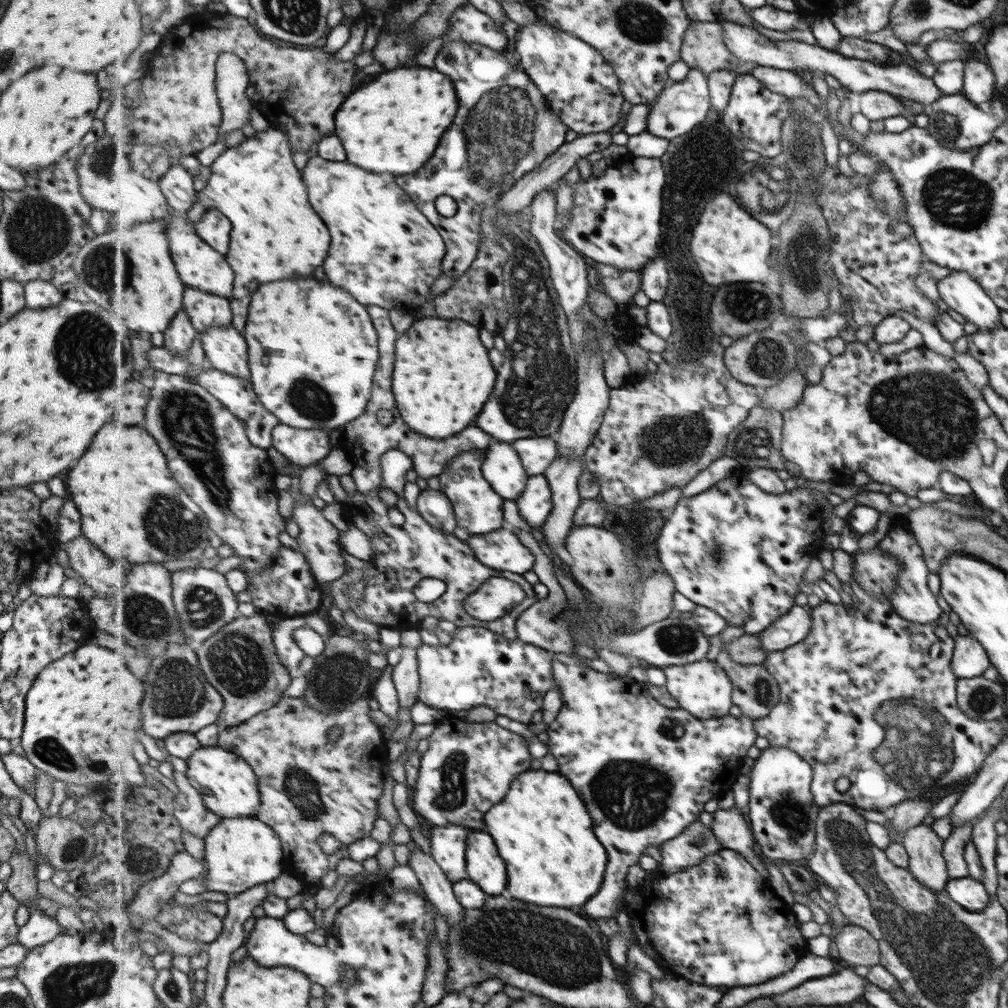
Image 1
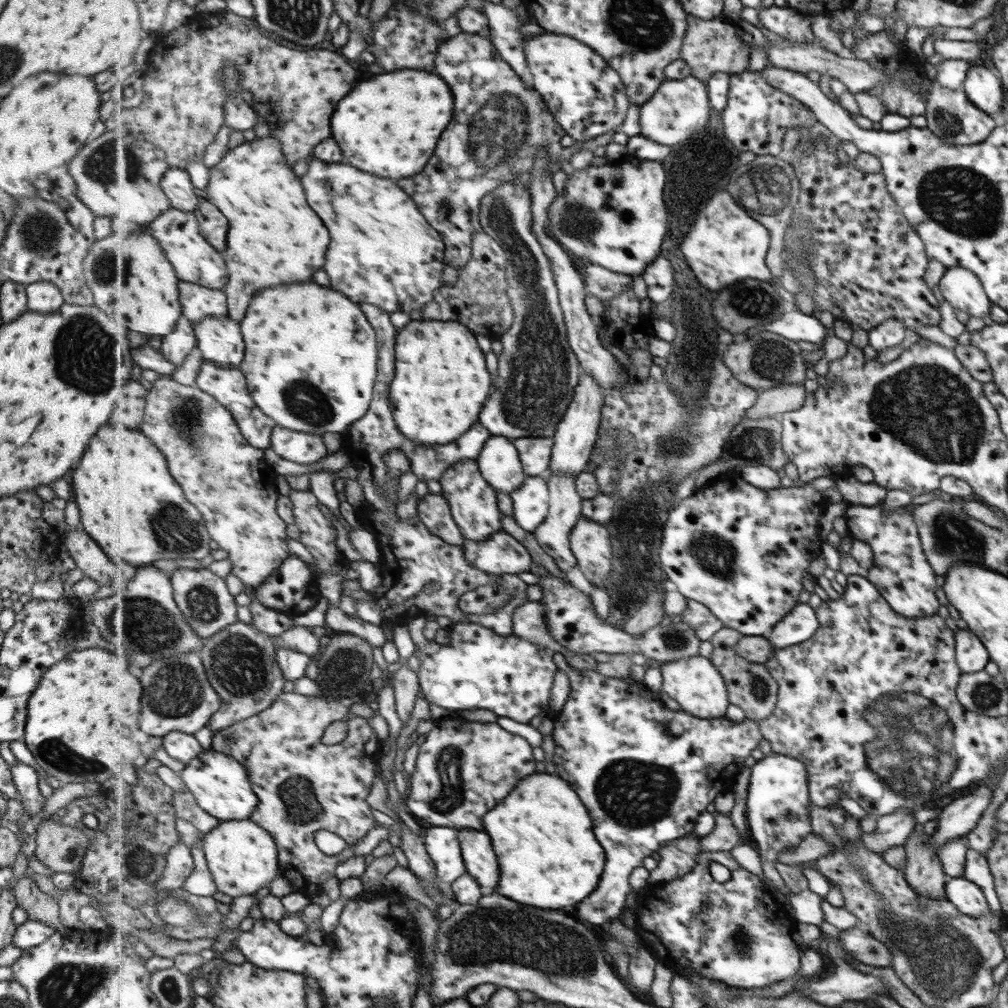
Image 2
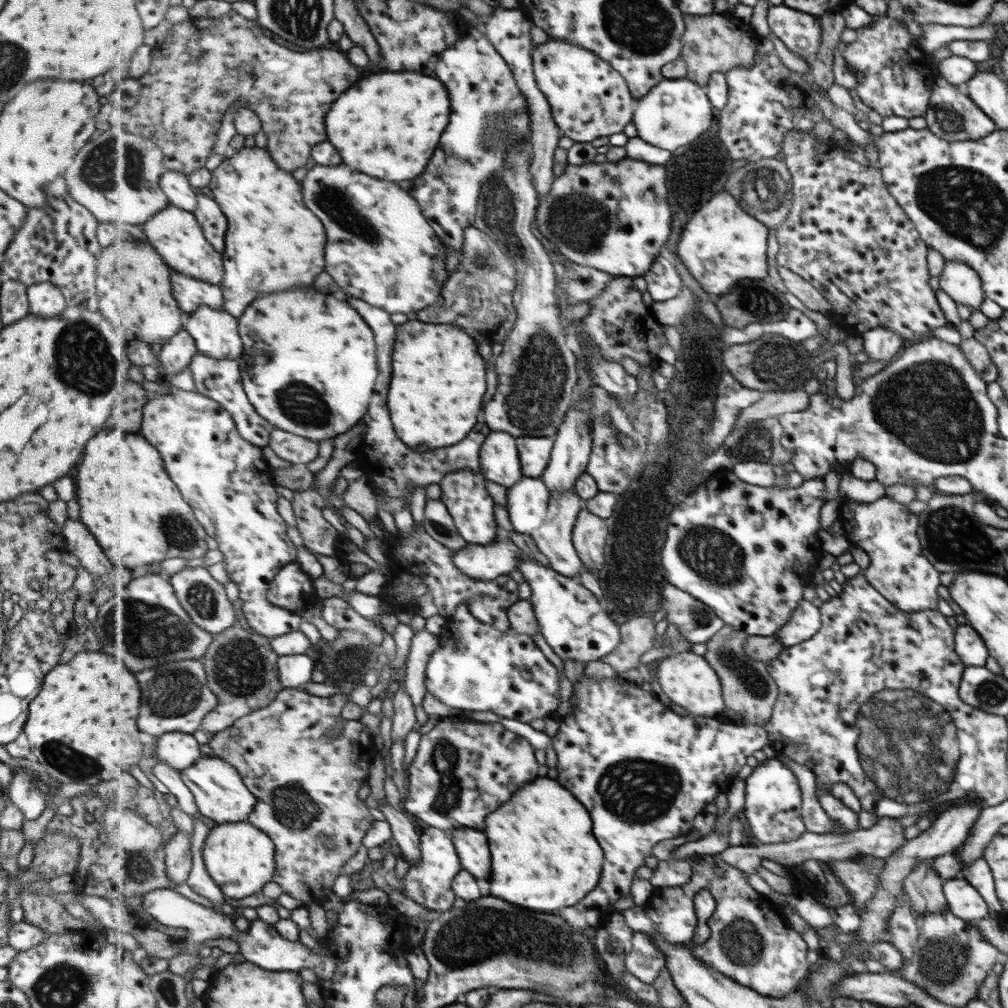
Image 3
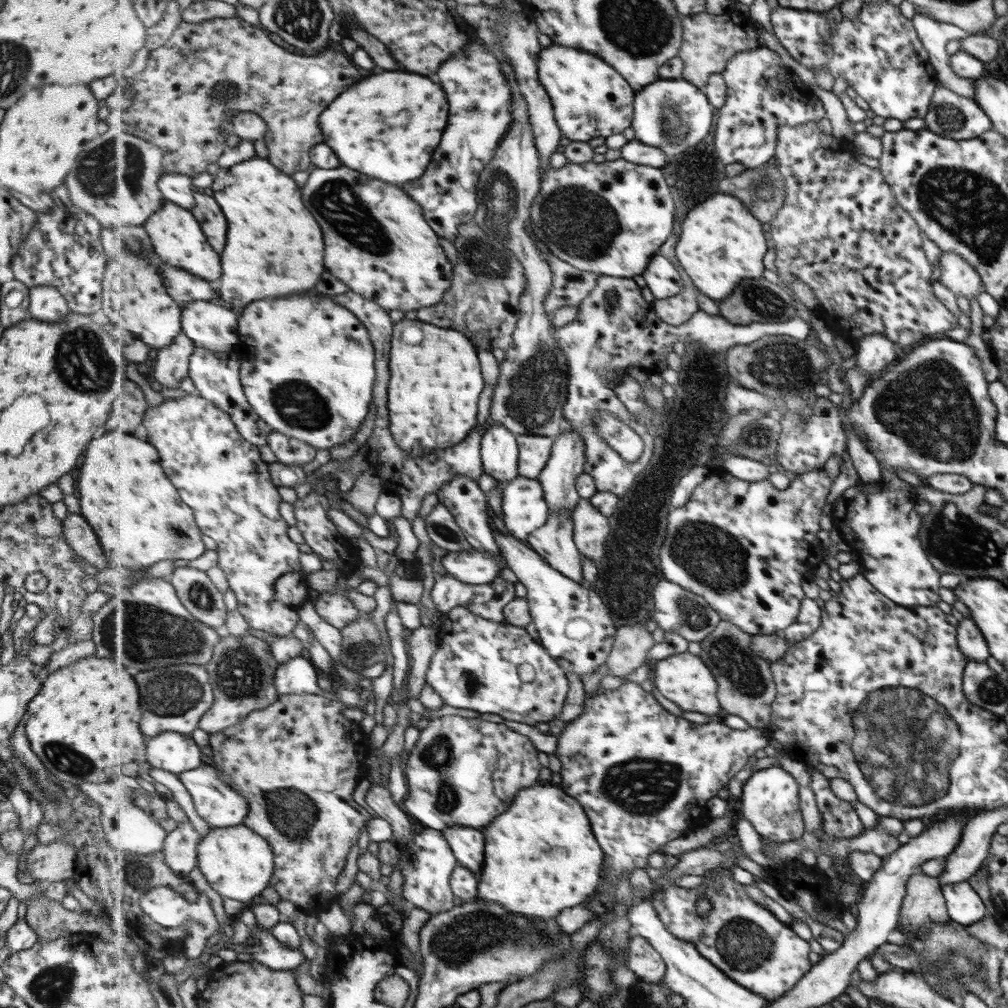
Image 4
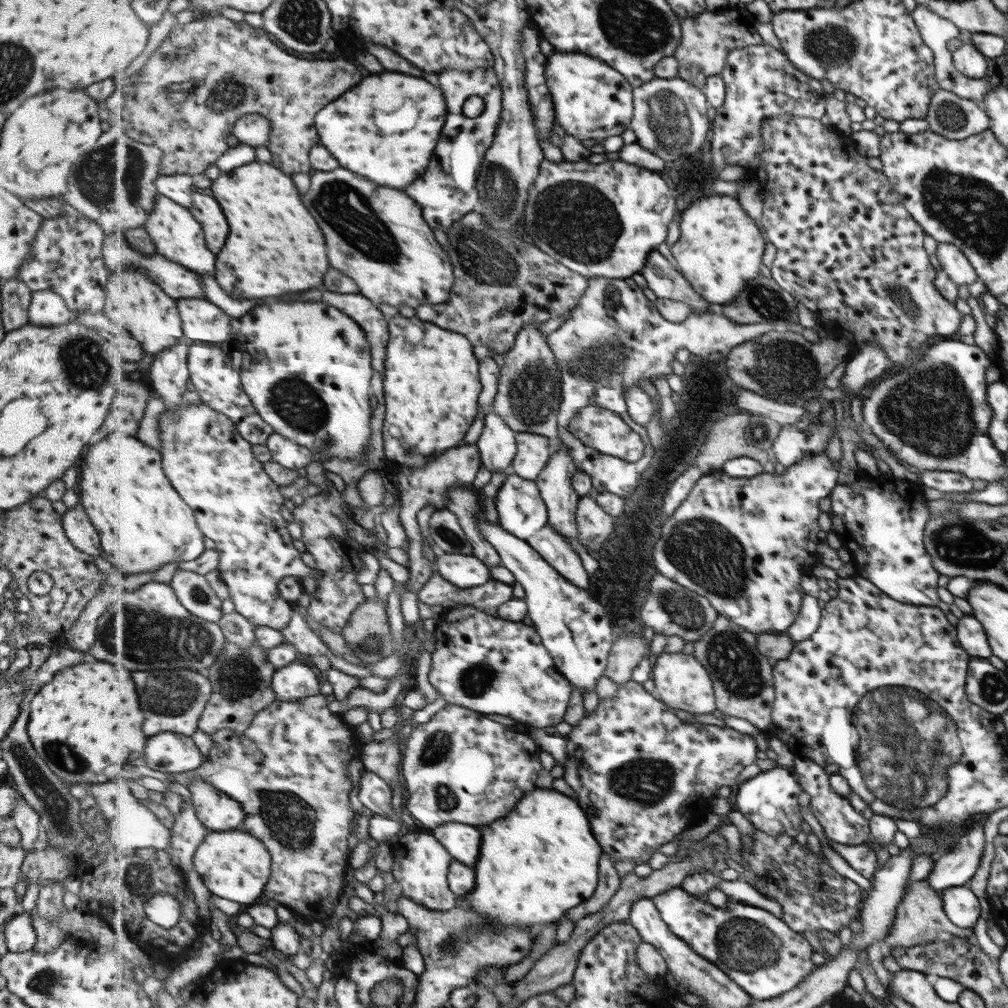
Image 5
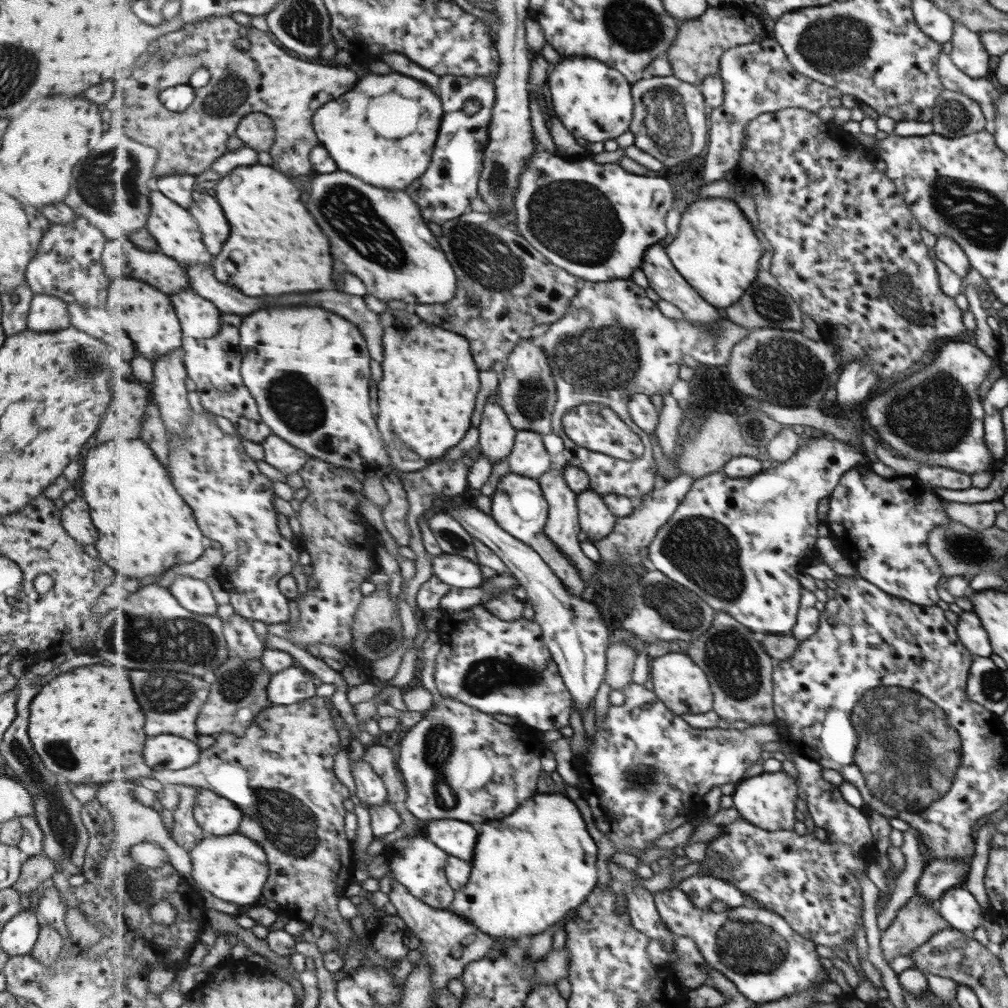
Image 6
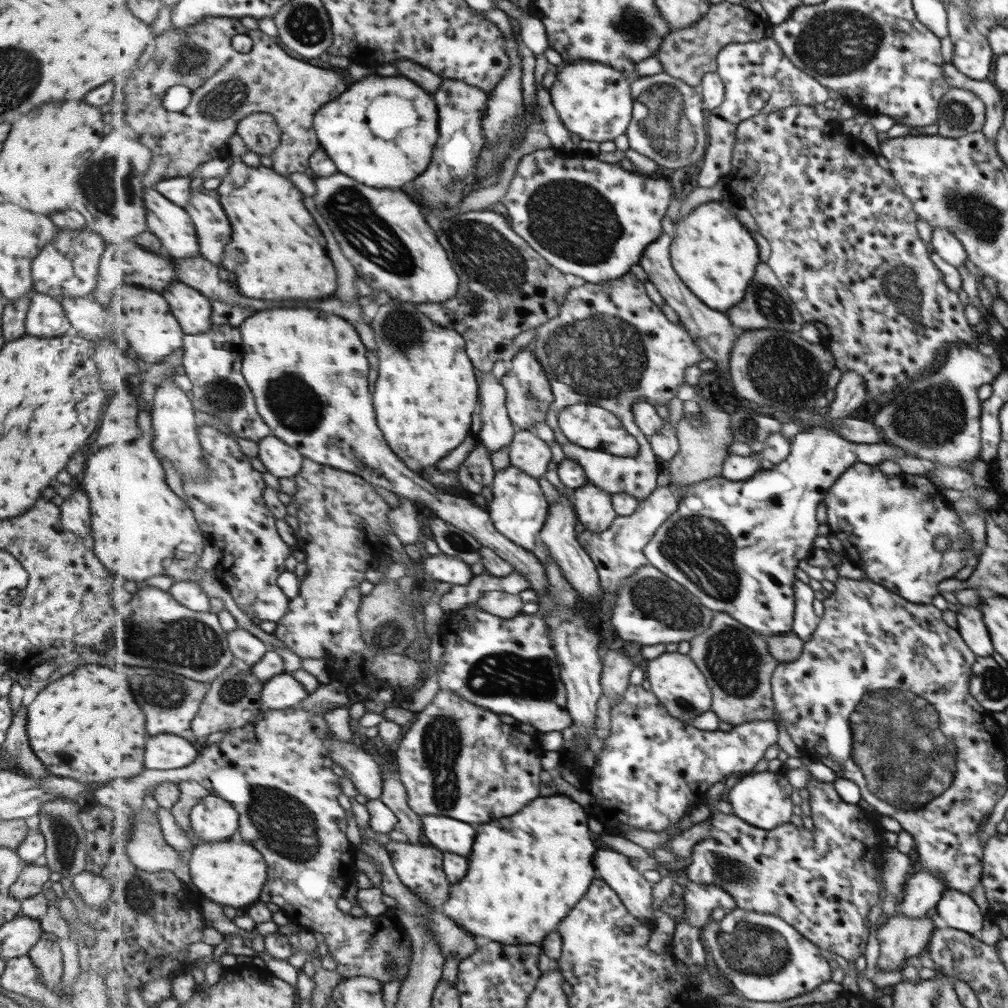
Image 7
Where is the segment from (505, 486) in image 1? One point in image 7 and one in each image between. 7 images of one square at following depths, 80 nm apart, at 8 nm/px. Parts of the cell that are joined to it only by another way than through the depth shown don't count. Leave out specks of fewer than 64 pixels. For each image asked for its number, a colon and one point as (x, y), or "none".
2: (500, 462)
3: (500, 460)
4: (500, 447)
5: (498, 443)
6: (497, 436)
7: (497, 432)

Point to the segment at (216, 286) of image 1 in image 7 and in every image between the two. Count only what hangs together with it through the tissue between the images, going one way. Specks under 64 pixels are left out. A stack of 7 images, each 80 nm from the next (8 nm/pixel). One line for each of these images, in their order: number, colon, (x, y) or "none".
2: (195, 259)
3: (176, 233)
4: (178, 237)
5: (177, 234)
6: (179, 235)
7: (171, 222)

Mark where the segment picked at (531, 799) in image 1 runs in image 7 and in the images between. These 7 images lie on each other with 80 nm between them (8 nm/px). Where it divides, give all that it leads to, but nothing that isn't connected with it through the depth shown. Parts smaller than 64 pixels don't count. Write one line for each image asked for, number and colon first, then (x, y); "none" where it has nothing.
2: (543, 833)
3: (546, 856)
4: (541, 856)
5: (542, 860)
6: (529, 870)
7: (527, 873)

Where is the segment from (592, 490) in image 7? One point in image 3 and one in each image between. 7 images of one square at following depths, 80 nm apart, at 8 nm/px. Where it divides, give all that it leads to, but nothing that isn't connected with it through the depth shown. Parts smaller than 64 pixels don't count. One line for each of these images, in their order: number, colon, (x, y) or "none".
3: (590, 535)
4: (591, 527)
5: (595, 524)
6: (597, 521)

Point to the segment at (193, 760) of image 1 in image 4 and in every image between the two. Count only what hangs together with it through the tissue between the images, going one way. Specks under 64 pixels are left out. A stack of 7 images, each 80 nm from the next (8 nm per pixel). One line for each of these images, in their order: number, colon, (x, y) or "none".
2: (222, 786)
3: (220, 793)
4: (220, 805)

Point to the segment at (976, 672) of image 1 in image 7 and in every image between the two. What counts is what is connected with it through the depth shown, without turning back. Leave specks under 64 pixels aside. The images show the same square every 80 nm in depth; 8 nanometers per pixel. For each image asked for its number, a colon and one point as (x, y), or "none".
2: (971, 656)
3: (969, 647)
4: (970, 642)
5: (970, 634)
6: (972, 635)
7: (970, 626)

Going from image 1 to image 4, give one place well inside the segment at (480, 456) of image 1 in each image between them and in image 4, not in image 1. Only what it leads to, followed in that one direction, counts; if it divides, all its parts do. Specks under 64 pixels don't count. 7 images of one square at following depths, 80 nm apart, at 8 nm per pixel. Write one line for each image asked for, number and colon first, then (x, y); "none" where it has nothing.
2: (475, 506)
3: (465, 492)
4: (463, 496)

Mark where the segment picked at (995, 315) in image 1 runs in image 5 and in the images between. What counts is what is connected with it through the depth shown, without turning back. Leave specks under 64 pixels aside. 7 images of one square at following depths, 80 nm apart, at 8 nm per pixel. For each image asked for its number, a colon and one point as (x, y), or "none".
2: (959, 286)
3: (957, 280)
4: (954, 273)
5: (951, 261)

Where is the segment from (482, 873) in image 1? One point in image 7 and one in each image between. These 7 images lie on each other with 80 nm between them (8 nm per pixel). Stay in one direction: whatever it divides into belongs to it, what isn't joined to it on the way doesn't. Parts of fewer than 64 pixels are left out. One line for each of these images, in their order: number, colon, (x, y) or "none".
2: (481, 861)
3: (472, 845)
4: (469, 844)
5: (464, 842)
6: (460, 839)
7: (448, 834)

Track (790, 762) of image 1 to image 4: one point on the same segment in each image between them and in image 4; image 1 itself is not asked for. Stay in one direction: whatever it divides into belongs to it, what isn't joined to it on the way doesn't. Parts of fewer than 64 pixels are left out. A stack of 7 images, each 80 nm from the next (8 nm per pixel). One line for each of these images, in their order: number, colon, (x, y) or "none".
2: (778, 807)
3: (773, 807)
4: (769, 797)

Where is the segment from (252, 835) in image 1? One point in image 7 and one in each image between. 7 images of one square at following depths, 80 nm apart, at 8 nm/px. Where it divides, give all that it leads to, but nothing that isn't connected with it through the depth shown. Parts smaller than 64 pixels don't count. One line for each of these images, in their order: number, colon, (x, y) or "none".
2: (243, 857)
3: (241, 858)
4: (239, 863)
5: (234, 865)
6: (235, 869)
7: (232, 873)

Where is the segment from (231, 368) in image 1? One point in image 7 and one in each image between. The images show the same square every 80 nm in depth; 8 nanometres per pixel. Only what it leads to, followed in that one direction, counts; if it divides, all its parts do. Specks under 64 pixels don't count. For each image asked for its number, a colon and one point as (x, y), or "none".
2: (220, 339)
3: (217, 335)
4: (213, 327)
5: (203, 321)
6: (201, 319)
7: (193, 310)

